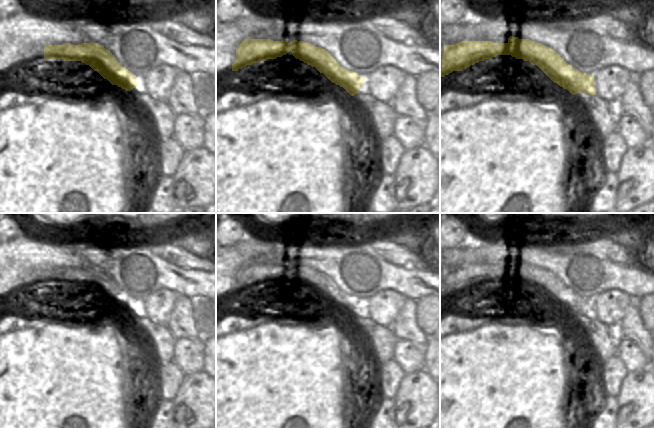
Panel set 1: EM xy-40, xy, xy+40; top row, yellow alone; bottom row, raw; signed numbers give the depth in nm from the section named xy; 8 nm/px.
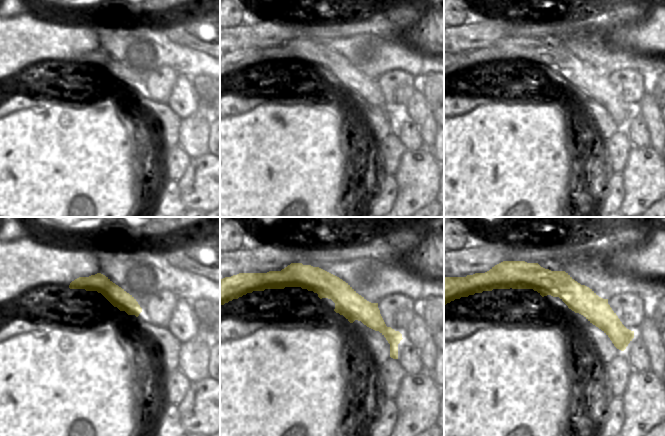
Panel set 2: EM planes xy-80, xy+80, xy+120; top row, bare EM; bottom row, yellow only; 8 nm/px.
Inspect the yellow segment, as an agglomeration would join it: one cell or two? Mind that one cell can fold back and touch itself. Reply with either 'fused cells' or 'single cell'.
fused cells

